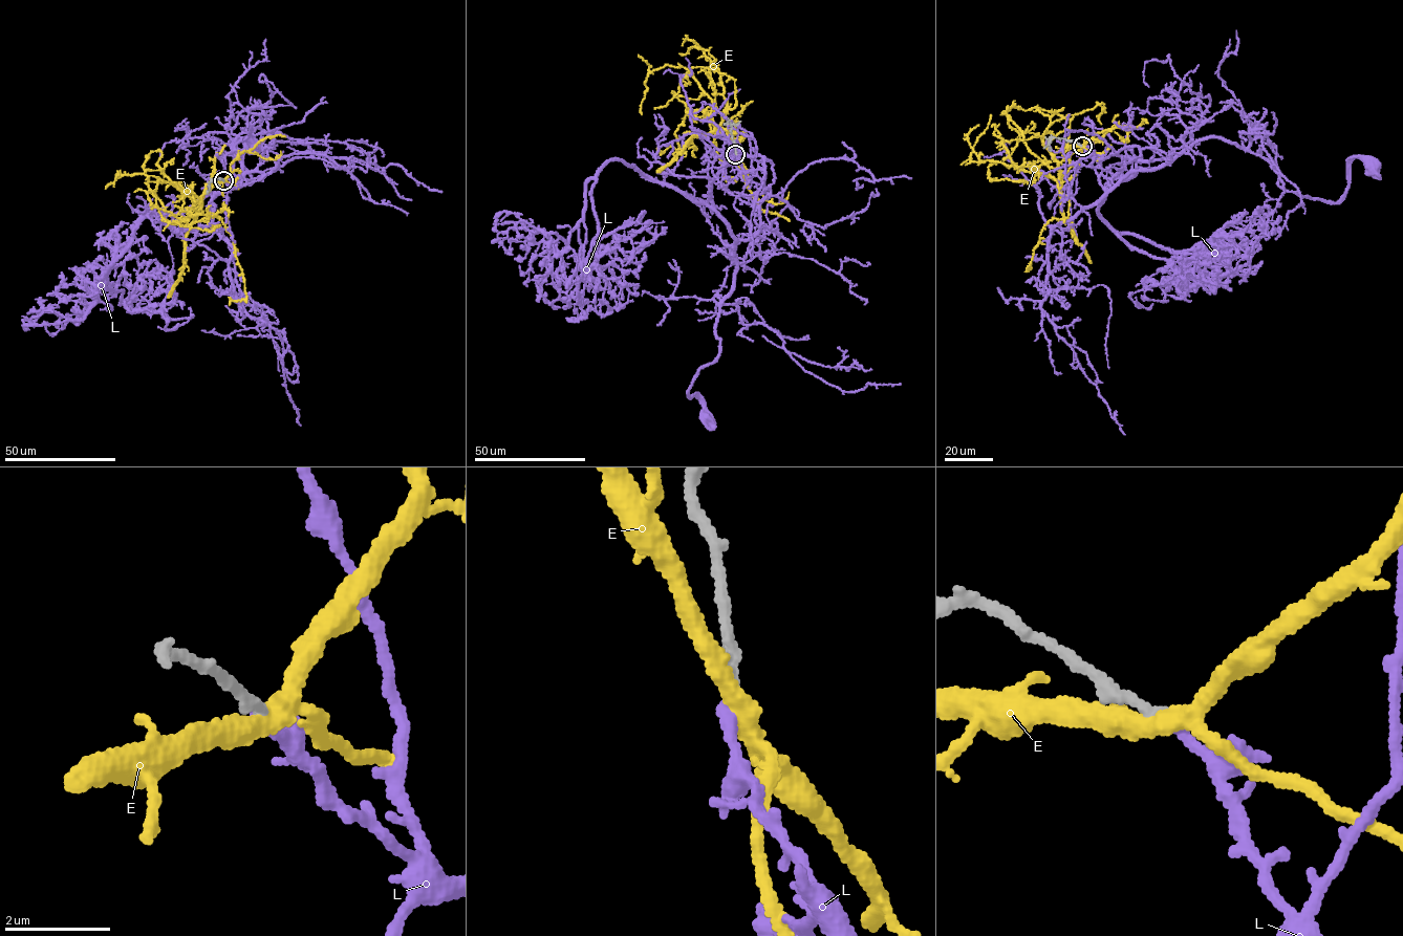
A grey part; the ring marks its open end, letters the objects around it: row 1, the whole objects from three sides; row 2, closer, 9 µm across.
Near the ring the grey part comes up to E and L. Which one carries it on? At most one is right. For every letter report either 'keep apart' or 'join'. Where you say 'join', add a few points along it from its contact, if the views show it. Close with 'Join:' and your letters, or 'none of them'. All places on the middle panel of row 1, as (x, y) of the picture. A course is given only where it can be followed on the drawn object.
E: keep apart
L: join | via (735, 154), (770, 193), (759, 230), (734, 248), (733, 286), (714, 332), (719, 355), (688, 390), (708, 419)
Join: L

